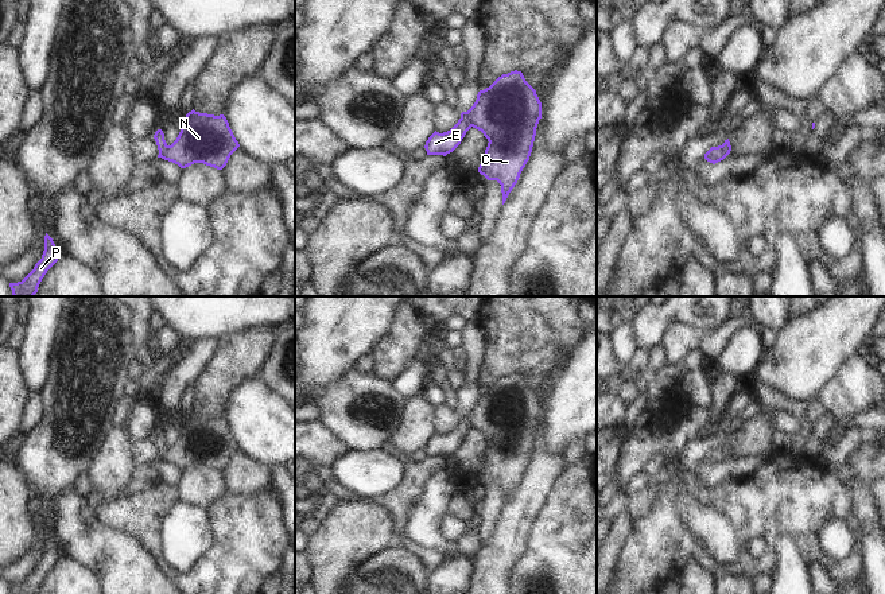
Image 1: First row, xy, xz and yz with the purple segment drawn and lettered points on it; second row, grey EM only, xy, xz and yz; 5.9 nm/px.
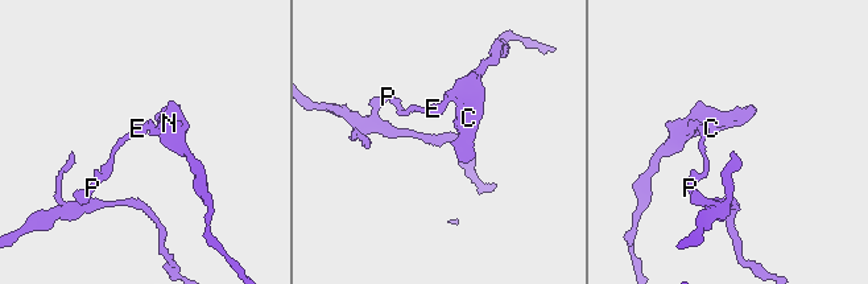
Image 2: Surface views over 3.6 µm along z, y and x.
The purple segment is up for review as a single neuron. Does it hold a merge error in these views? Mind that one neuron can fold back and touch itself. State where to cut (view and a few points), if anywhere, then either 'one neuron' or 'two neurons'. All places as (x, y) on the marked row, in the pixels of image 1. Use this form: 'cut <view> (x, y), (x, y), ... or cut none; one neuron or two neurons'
cut xz (461, 113), (472, 125); two neurons

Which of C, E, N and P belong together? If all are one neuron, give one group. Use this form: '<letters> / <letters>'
C N / E P

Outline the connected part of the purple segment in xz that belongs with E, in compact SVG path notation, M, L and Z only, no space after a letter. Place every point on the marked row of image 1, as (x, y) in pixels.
M461 113L458 123L447 132L434 132L426 141L427 155L443 155L453 152L471 128L470 120Z

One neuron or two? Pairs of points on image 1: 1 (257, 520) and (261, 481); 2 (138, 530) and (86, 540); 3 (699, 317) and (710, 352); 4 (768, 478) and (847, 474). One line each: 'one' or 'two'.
1: two
2: two
3: two
4: one

